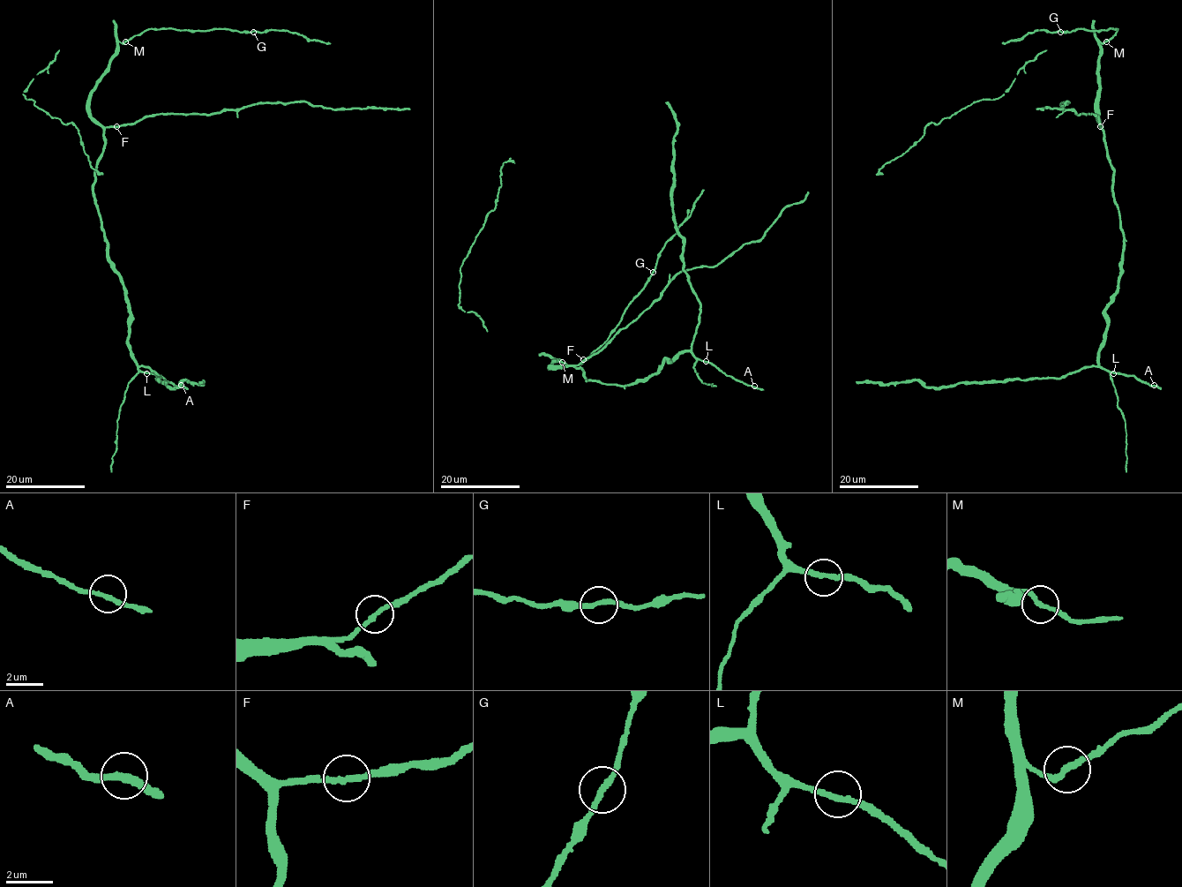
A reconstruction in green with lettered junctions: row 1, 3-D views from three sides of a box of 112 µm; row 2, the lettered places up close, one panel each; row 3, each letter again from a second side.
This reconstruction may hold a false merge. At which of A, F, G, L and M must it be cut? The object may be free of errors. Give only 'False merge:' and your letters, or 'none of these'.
False merge: none of these

